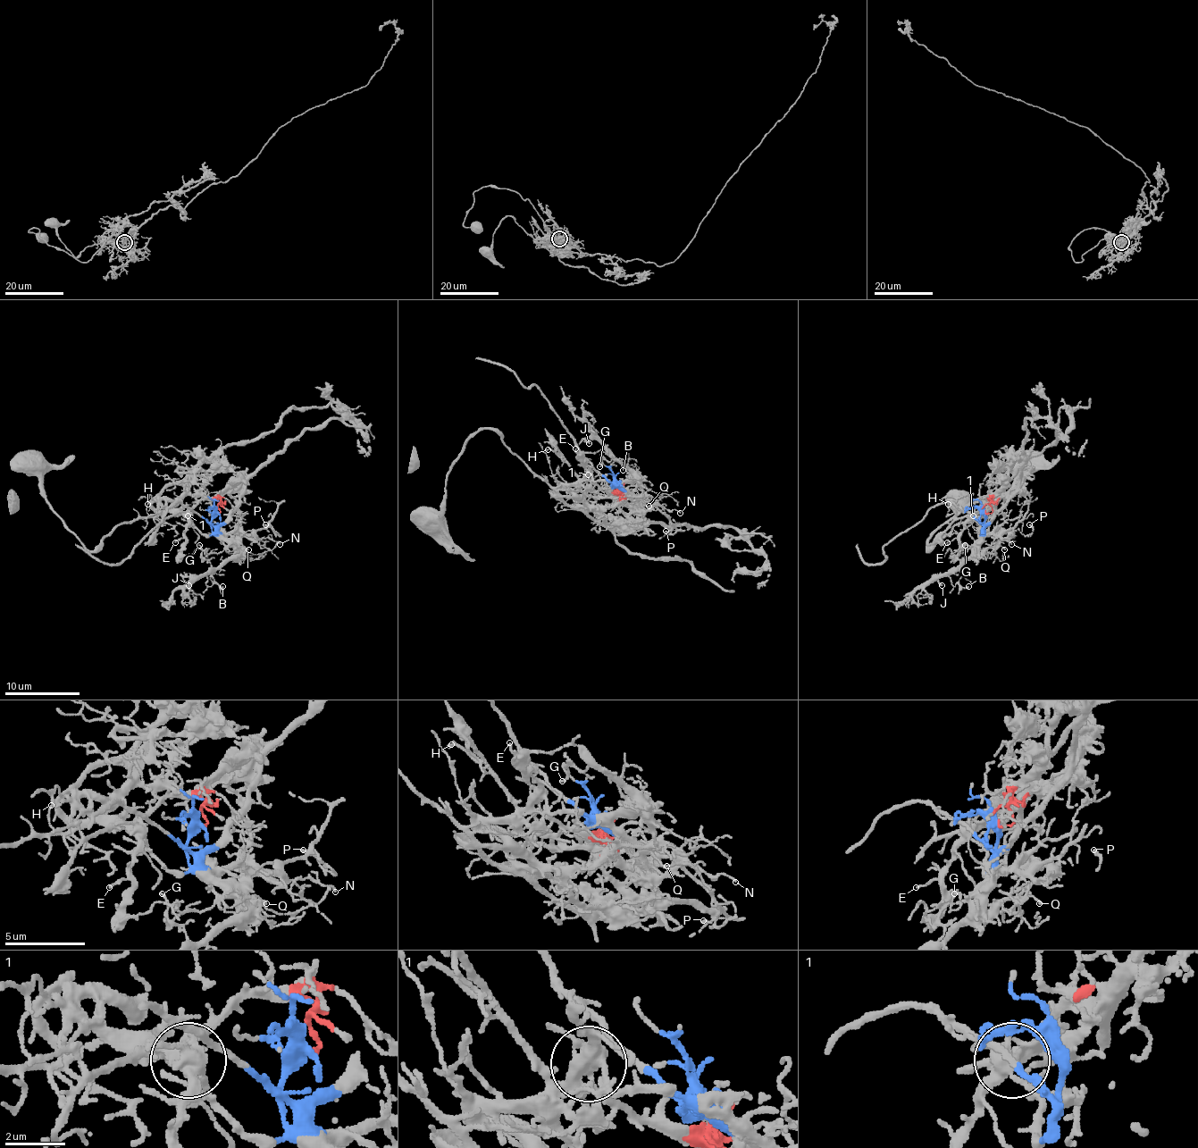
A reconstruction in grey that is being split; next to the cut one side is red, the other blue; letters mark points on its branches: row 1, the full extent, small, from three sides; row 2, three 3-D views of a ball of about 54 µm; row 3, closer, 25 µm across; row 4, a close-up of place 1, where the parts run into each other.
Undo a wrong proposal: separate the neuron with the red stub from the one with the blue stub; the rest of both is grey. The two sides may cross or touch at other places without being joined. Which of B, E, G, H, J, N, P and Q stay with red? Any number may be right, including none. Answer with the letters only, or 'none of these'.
E, H

